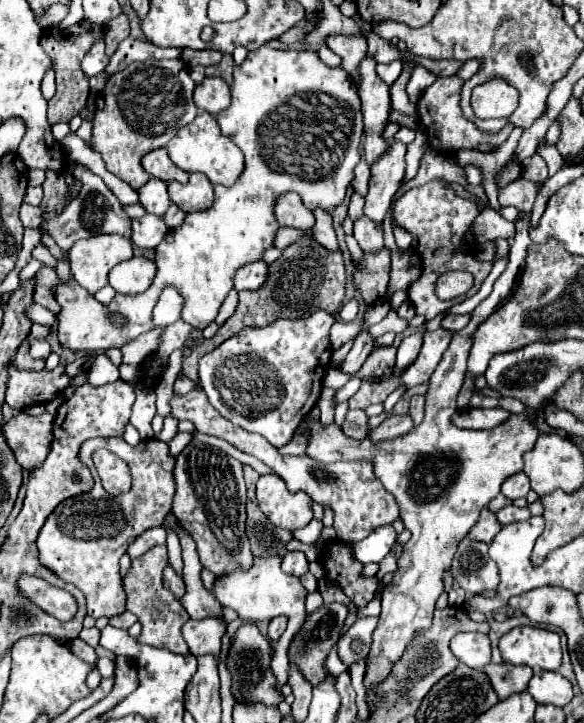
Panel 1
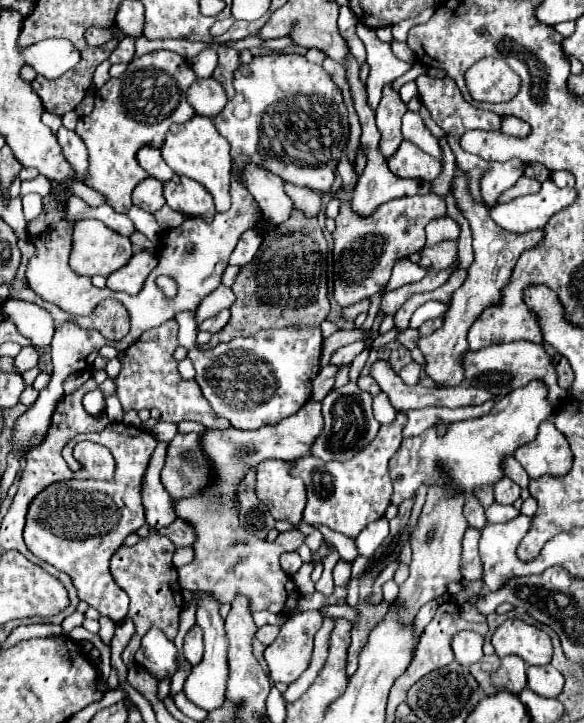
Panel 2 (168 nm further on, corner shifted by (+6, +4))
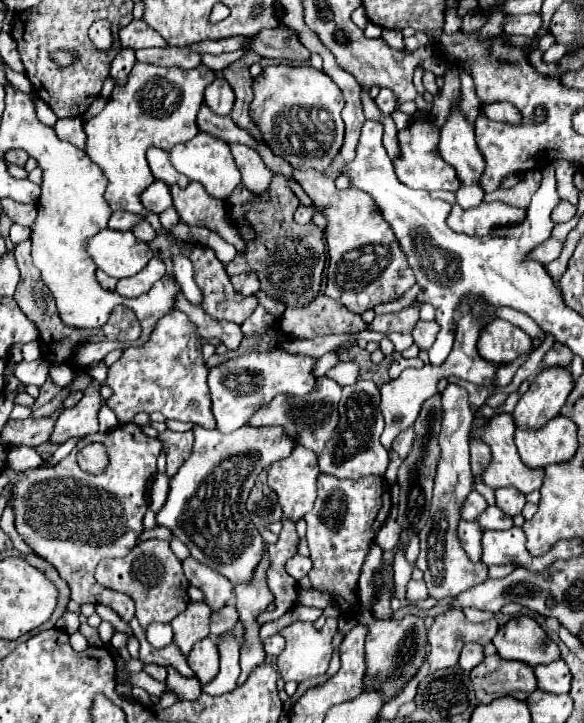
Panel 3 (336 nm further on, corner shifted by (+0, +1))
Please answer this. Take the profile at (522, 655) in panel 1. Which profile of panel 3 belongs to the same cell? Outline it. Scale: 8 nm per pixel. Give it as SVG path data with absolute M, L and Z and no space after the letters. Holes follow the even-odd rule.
M531 616L511 618L497 630L491 642L497 648L499 656L503 656L505 660L519 660L529 666L549 664L561 658L559 646Z

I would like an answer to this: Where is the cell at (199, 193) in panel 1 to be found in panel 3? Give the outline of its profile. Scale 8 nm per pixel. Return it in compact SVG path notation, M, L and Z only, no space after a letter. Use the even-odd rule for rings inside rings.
M189 182L187 188L171 186L173 206L187 226L209 226L221 238L229 242L229 236L235 234L233 226L225 222L225 204L205 192L199 182Z

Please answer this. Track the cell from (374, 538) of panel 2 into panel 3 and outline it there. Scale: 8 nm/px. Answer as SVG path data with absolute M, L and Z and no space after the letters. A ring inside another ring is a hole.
M387 520L385 526L377 532L377 538L375 542L383 548L383 550L393 550L399 542L399 534L401 534L401 526L395 522L395 520Z

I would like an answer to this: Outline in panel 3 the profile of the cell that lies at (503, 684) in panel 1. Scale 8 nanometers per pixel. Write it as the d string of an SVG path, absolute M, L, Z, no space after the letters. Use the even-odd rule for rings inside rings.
M499 654L483 658L483 662L471 670L471 684L477 700L483 704L489 704L501 696L509 696L511 692L531 694L537 690L537 680L529 664L505 660Z

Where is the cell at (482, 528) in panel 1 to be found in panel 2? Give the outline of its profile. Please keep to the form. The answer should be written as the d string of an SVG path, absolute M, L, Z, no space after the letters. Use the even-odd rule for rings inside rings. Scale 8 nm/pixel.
M469 495L465 499L465 505L463 505L463 513L465 513L465 519L471 527L475 527L477 531L481 531L485 525L487 525L487 517L485 517L485 511L479 503L479 499L475 495Z

